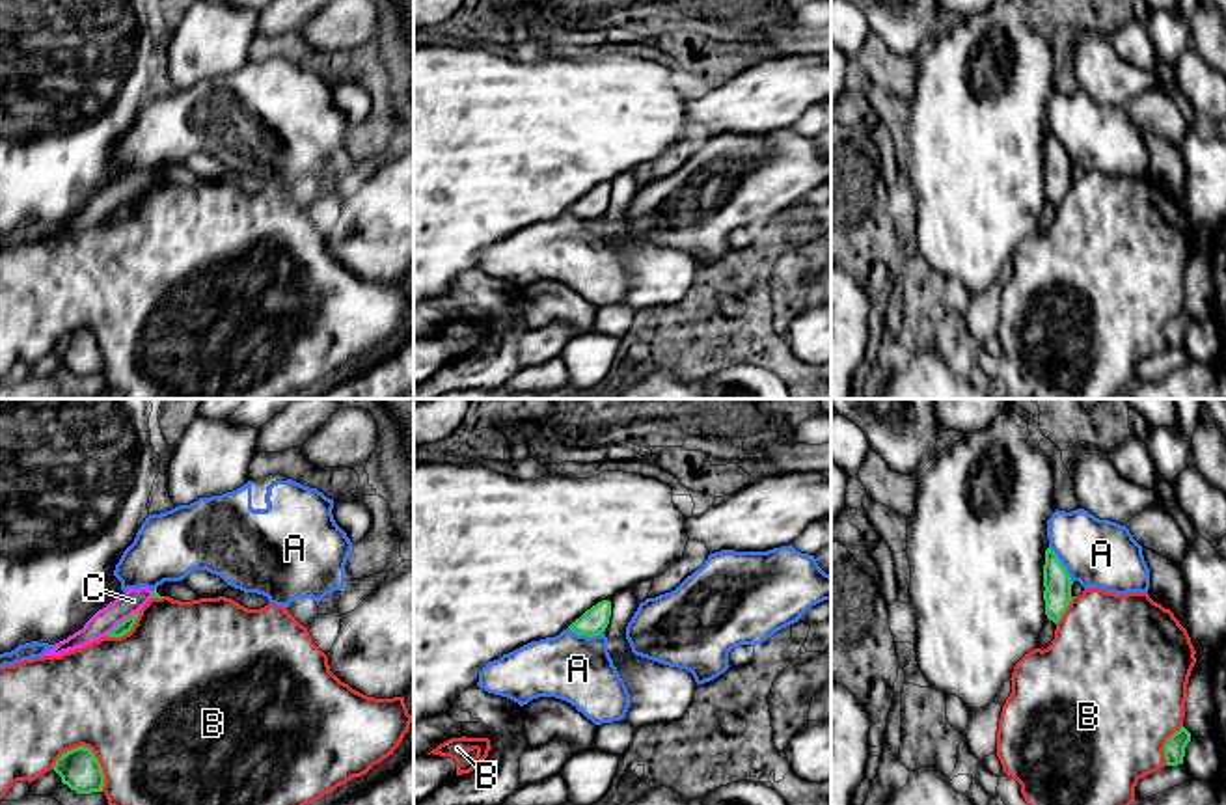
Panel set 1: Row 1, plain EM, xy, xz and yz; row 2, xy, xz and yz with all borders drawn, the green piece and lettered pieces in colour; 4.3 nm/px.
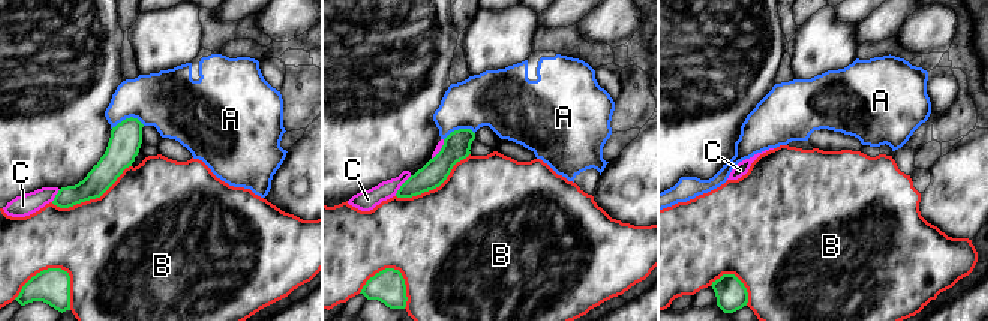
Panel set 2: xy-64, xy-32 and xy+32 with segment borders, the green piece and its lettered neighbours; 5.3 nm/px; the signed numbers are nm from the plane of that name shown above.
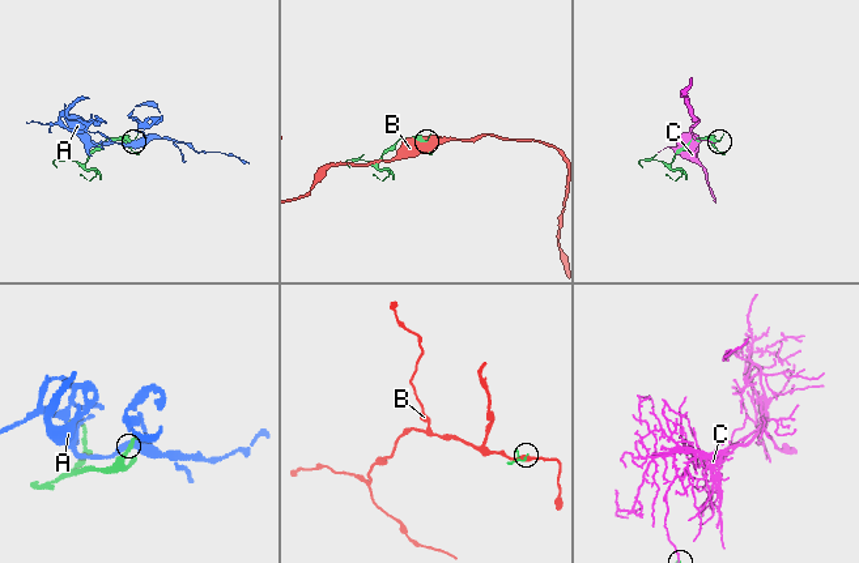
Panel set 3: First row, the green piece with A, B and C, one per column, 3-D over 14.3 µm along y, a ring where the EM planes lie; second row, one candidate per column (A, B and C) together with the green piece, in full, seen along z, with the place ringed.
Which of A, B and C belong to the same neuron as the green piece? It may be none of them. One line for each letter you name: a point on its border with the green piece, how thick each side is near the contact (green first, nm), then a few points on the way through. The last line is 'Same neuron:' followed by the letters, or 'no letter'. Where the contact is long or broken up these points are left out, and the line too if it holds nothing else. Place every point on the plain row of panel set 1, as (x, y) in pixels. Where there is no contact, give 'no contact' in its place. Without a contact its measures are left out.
Same neuron: no letter

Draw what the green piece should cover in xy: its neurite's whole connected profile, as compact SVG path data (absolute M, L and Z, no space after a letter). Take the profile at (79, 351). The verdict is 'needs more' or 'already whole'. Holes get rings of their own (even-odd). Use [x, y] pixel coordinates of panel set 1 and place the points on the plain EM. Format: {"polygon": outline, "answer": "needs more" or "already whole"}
{"polygon": "M80 328L63 335L52 352L76 376L102 375L104 356L89 330Z", "answer": "already whole"}

